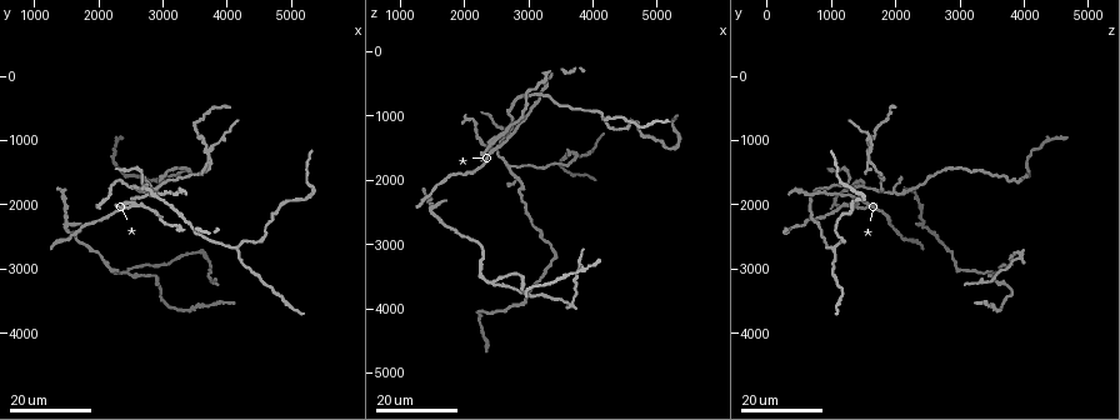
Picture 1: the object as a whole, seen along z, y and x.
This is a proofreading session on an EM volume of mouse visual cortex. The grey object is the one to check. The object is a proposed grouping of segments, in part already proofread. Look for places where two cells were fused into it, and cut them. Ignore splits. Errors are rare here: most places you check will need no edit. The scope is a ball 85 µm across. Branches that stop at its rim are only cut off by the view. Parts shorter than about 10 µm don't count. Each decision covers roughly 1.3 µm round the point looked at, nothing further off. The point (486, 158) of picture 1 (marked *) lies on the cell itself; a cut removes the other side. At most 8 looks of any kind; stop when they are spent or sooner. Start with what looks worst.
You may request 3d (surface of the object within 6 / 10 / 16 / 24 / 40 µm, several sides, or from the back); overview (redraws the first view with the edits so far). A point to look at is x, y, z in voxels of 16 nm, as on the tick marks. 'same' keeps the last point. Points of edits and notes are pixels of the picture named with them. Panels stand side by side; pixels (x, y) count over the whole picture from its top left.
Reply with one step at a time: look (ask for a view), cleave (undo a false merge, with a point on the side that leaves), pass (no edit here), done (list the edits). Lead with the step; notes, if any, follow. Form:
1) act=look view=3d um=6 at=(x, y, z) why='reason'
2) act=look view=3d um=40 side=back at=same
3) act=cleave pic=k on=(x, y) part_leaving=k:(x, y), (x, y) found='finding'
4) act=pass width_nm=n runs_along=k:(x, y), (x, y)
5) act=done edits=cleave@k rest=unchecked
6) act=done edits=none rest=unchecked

act=look view=3d um=16 at=(2650, 1750, 1800) why='side arm on a straight run'

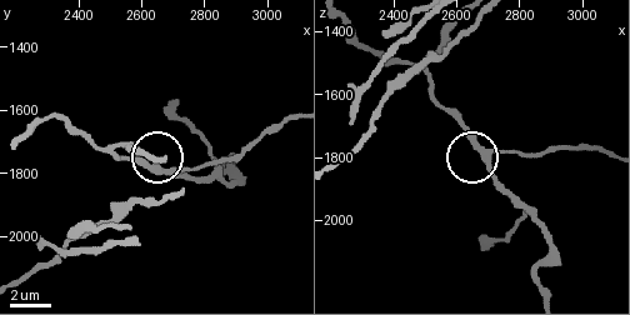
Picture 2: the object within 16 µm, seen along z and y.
act=look view=3d um=10 at=(2710, 1800, 1790)

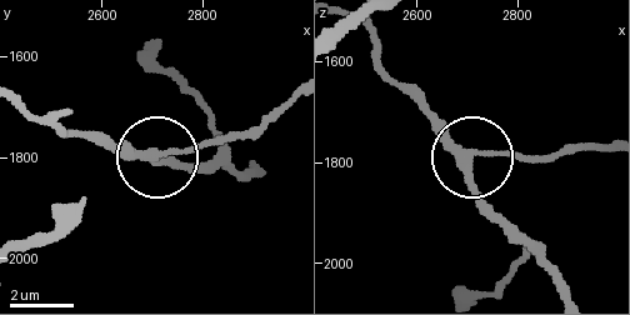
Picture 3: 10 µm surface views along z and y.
act=look view=3d um=10 side=back at=(2705, 1795, 1790)

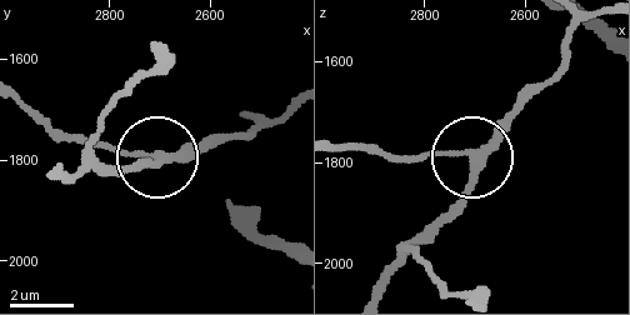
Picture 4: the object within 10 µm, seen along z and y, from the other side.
act=pass arms=3 found='continuous, no second cell'

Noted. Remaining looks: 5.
act=look view=3d um=16 at=(3700, 2850, 3950)

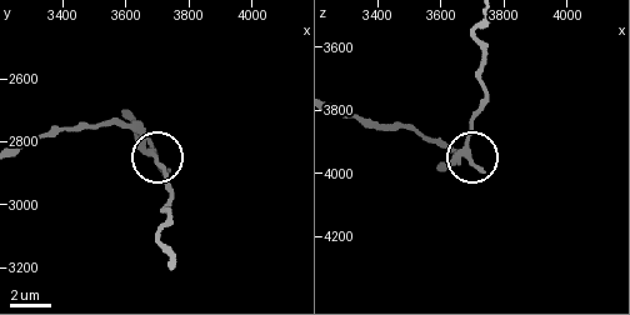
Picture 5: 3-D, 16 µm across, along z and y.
act=look view=3d um=6 at=(3680, 2840, 3910)

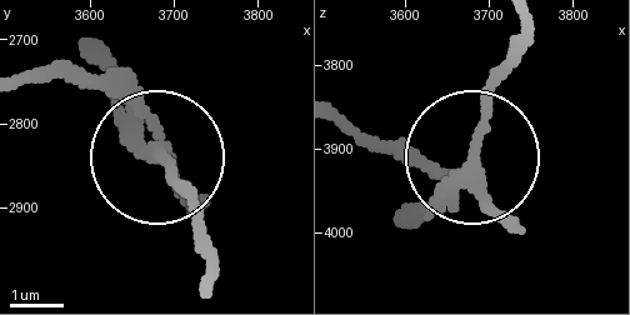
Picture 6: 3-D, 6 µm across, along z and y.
act=cleave pic=6 on=(169, 175) part_leaving=6:(466, 176), (511, 33) found='a second cell is stuck on'

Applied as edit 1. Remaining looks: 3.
act=look view=overview

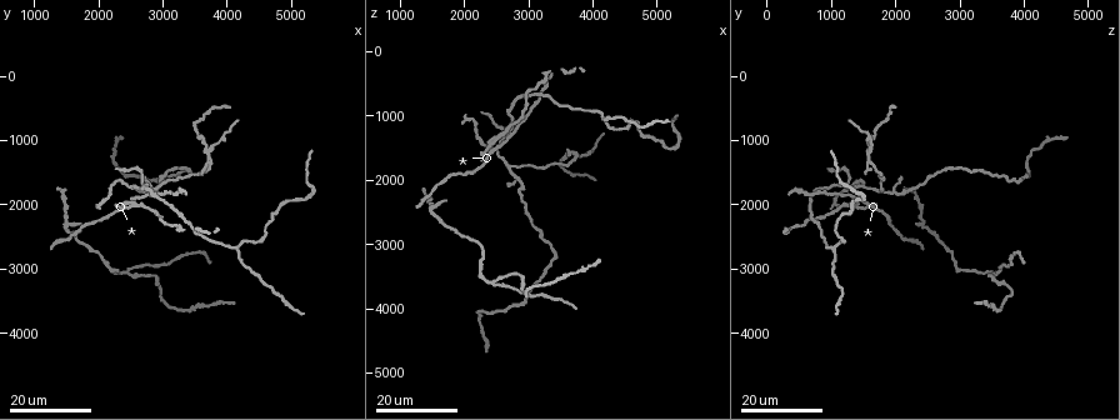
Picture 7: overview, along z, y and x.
act=look view=3d um=16 at=(2500, 3100, 3600) why='three-way junction'

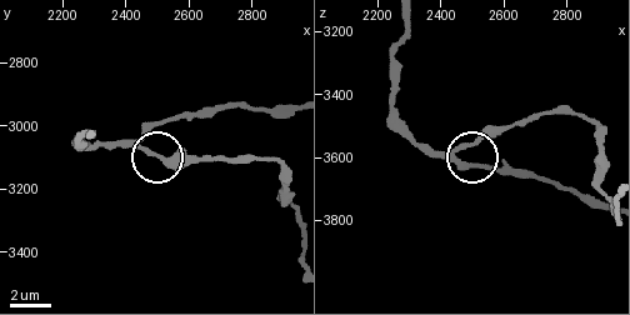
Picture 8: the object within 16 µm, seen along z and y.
act=look view=3d um=10 at=(2450, 3060, 3580)

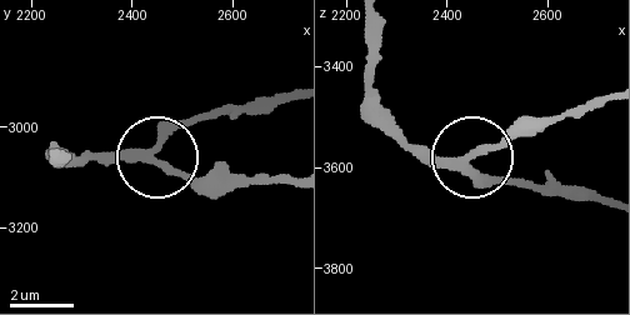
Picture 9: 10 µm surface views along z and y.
act=pass width_nm=250 found='one cell here'

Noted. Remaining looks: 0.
act=done edits=cleave@6 rest=unchecked

